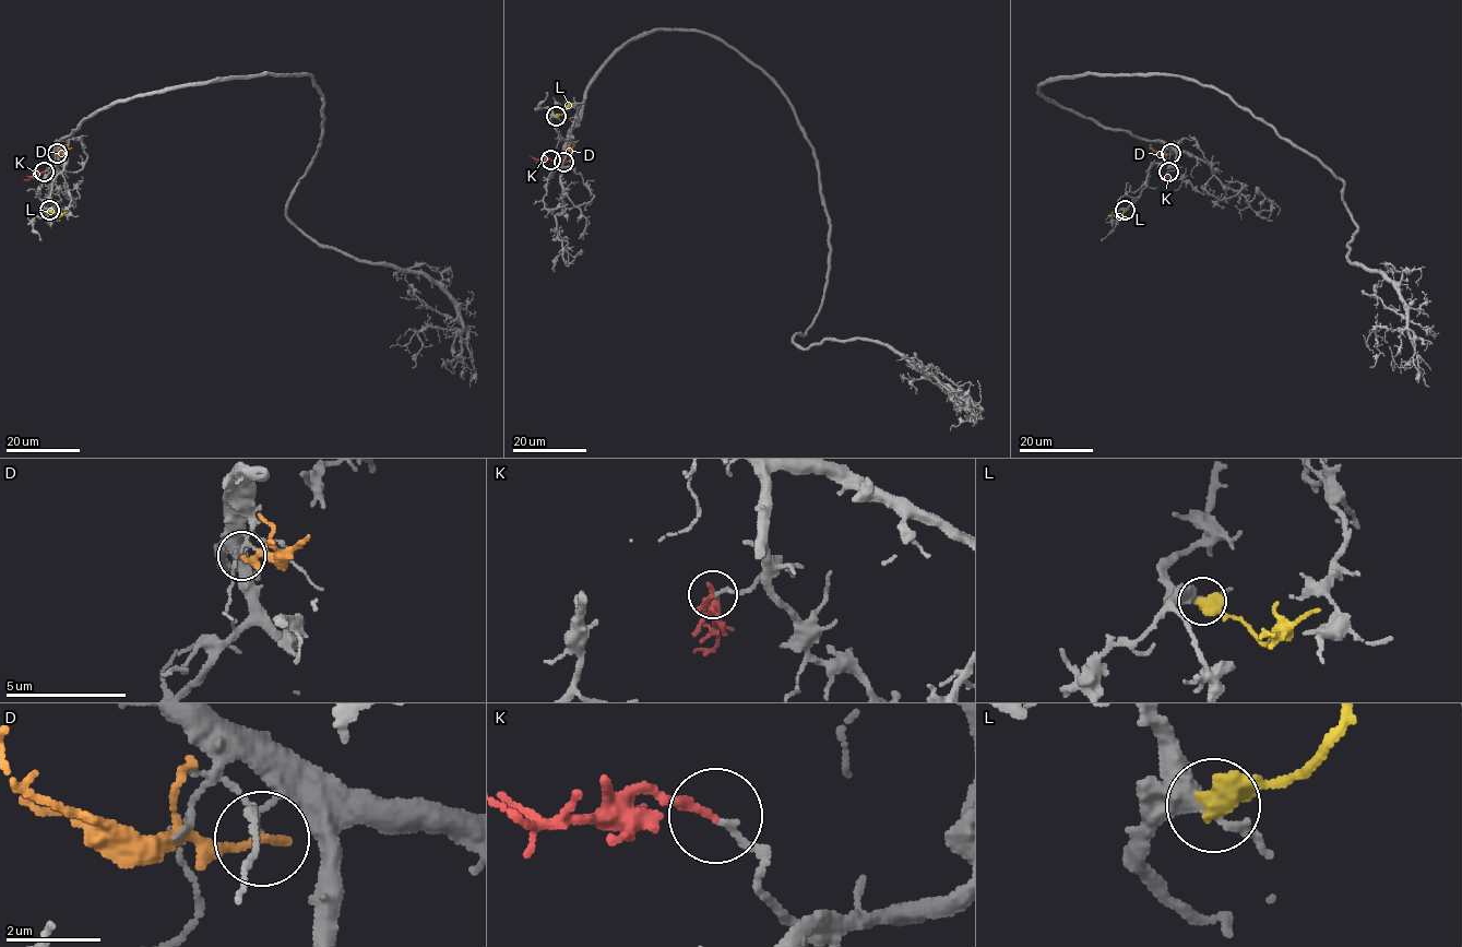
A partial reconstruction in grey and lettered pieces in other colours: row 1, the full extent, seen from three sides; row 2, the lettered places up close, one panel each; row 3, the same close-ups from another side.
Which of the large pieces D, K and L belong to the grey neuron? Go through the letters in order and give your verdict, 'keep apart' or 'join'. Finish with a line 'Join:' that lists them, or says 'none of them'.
D: keep apart
K: join
L: keep apart
Join: K

